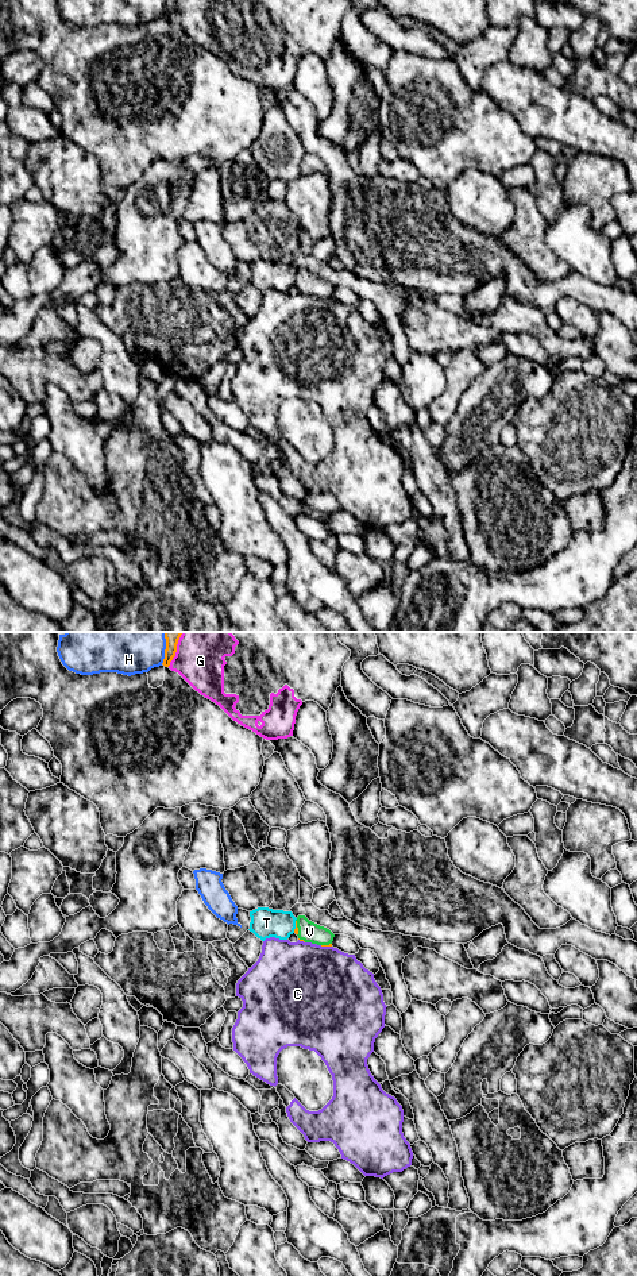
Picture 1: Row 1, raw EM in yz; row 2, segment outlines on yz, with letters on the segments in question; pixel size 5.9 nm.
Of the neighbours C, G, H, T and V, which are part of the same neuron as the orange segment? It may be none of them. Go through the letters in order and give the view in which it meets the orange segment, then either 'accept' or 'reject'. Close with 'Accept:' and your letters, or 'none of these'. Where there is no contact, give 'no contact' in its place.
C: meets orange in yz; reject
G: meets orange in yz; reject
H: meets orange in yz; reject
T: meets orange in yz; reject
V: meets orange in yz; accept
Accept: V

